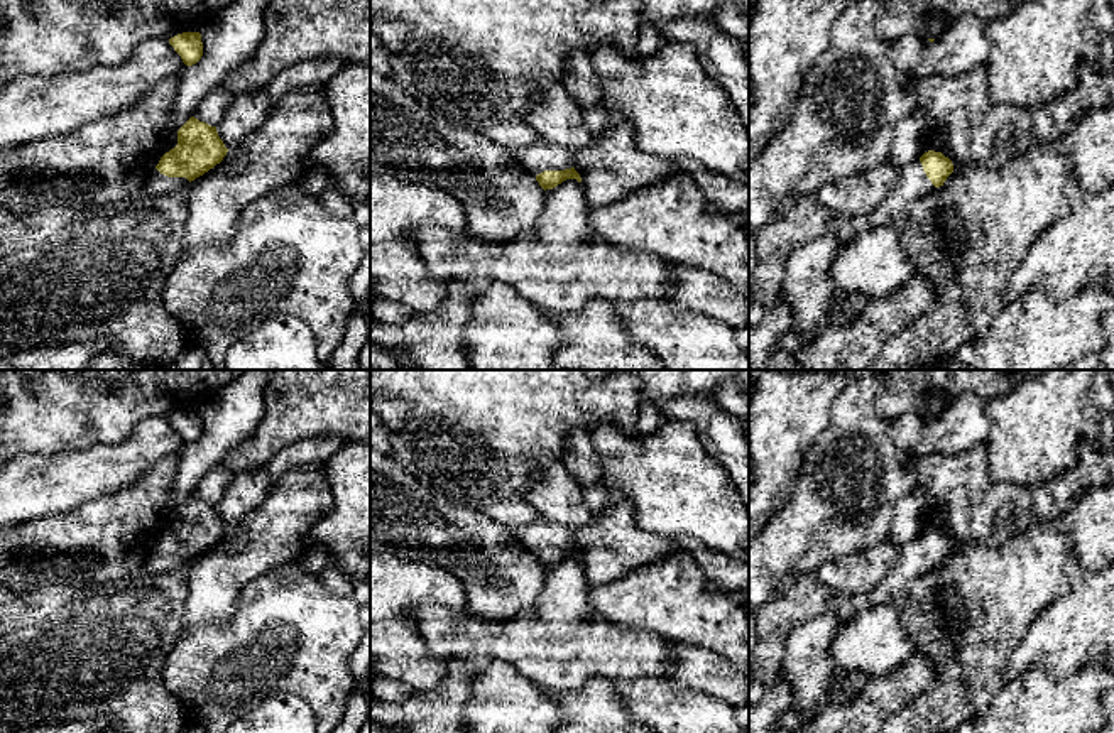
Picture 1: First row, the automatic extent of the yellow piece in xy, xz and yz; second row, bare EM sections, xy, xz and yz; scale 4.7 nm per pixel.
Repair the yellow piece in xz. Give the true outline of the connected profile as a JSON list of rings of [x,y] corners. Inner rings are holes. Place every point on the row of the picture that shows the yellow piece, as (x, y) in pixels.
[[[538,137],[529,145],[507,150],[519,166],[536,177],[544,191],[556,187],[566,179],[582,182],[580,174],[573,167],[571,150],[543,137]]]

